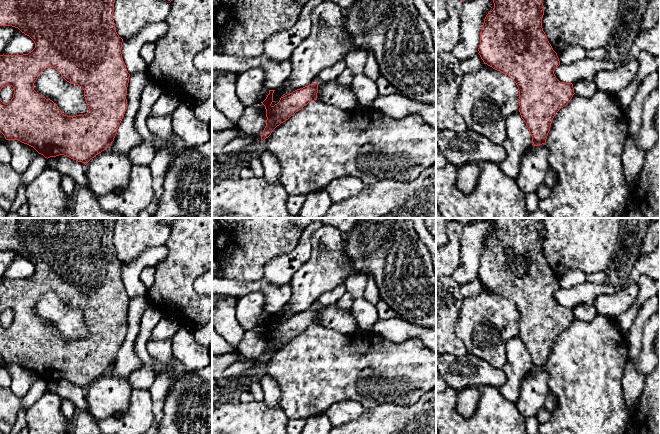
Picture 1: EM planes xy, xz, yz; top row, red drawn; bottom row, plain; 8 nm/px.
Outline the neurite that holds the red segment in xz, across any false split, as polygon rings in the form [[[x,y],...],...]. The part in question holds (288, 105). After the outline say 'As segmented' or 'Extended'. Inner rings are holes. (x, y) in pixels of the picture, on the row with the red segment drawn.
[[[312,83],[297,89],[281,97],[279,102],[272,106],[274,91],[275,90],[269,90],[266,99],[261,102],[265,106],[267,117],[266,126],[261,136],[261,140],[263,141],[271,135],[277,126],[288,120],[309,102],[317,100],[318,84]]]. As segmented

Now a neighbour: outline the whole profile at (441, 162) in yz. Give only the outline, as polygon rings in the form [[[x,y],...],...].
[[[436,144],[436,169],[444,168],[448,165],[448,162],[444,155],[440,152],[439,147]]]

